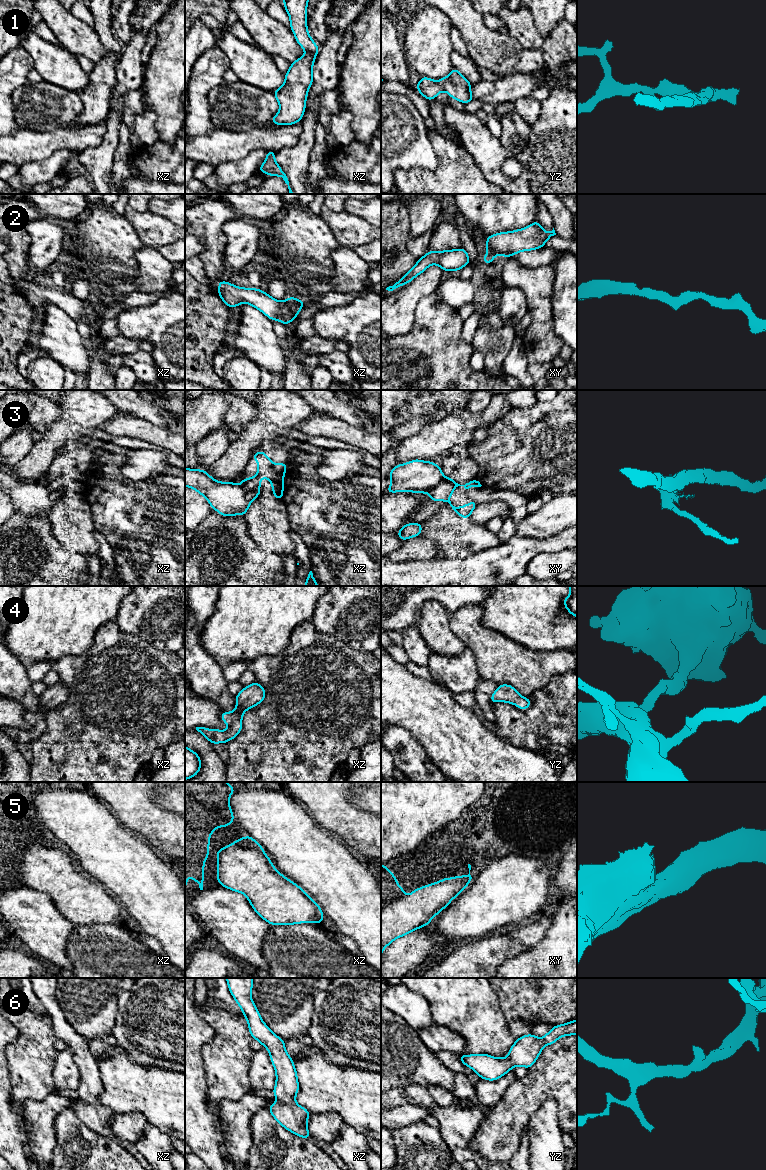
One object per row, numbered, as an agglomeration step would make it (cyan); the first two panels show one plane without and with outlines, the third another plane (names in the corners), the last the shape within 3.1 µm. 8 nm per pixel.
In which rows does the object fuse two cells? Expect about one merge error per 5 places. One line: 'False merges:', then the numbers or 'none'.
False merges: 3

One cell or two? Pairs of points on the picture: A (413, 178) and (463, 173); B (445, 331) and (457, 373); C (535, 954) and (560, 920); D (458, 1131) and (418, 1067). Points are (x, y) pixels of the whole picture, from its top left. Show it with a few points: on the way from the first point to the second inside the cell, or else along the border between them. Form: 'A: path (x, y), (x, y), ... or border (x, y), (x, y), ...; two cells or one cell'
A: path (425, 178), (451, 178); one cell
B: path (445, 341), (445, 361), (447, 363); one cell
C: path (538, 944), (544, 943), (557, 930); one cell
D: border (402, 1087), (419, 1084), (426, 1088); two cells

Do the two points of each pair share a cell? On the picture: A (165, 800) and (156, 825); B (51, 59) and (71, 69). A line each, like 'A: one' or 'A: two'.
A: two
B: one

